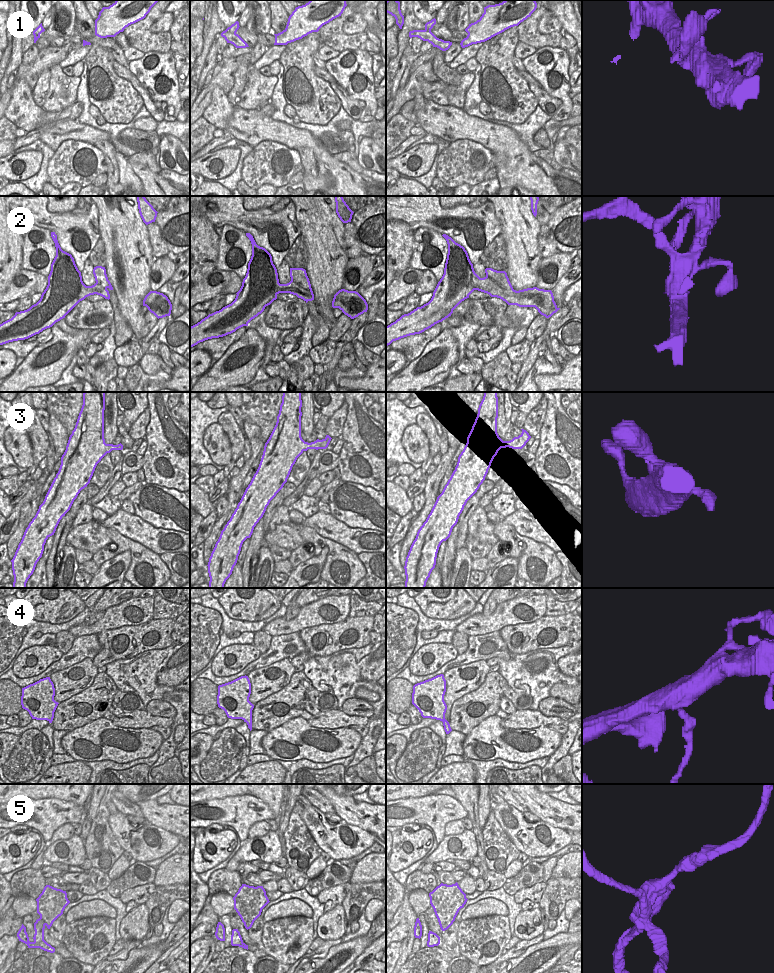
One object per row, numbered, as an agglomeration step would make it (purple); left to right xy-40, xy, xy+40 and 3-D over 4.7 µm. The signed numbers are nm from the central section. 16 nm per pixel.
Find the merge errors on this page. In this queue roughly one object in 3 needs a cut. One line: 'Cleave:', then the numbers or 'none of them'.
Cleave: 4, 5

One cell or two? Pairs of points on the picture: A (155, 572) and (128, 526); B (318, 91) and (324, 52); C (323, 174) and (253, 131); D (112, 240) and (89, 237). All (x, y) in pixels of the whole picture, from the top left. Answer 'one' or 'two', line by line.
A: two
B: two
C: two
D: two

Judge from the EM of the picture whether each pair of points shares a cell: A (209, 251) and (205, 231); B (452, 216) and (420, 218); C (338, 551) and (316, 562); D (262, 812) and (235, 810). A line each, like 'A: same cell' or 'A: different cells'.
A: same cell
B: same cell
C: different cells
D: same cell

